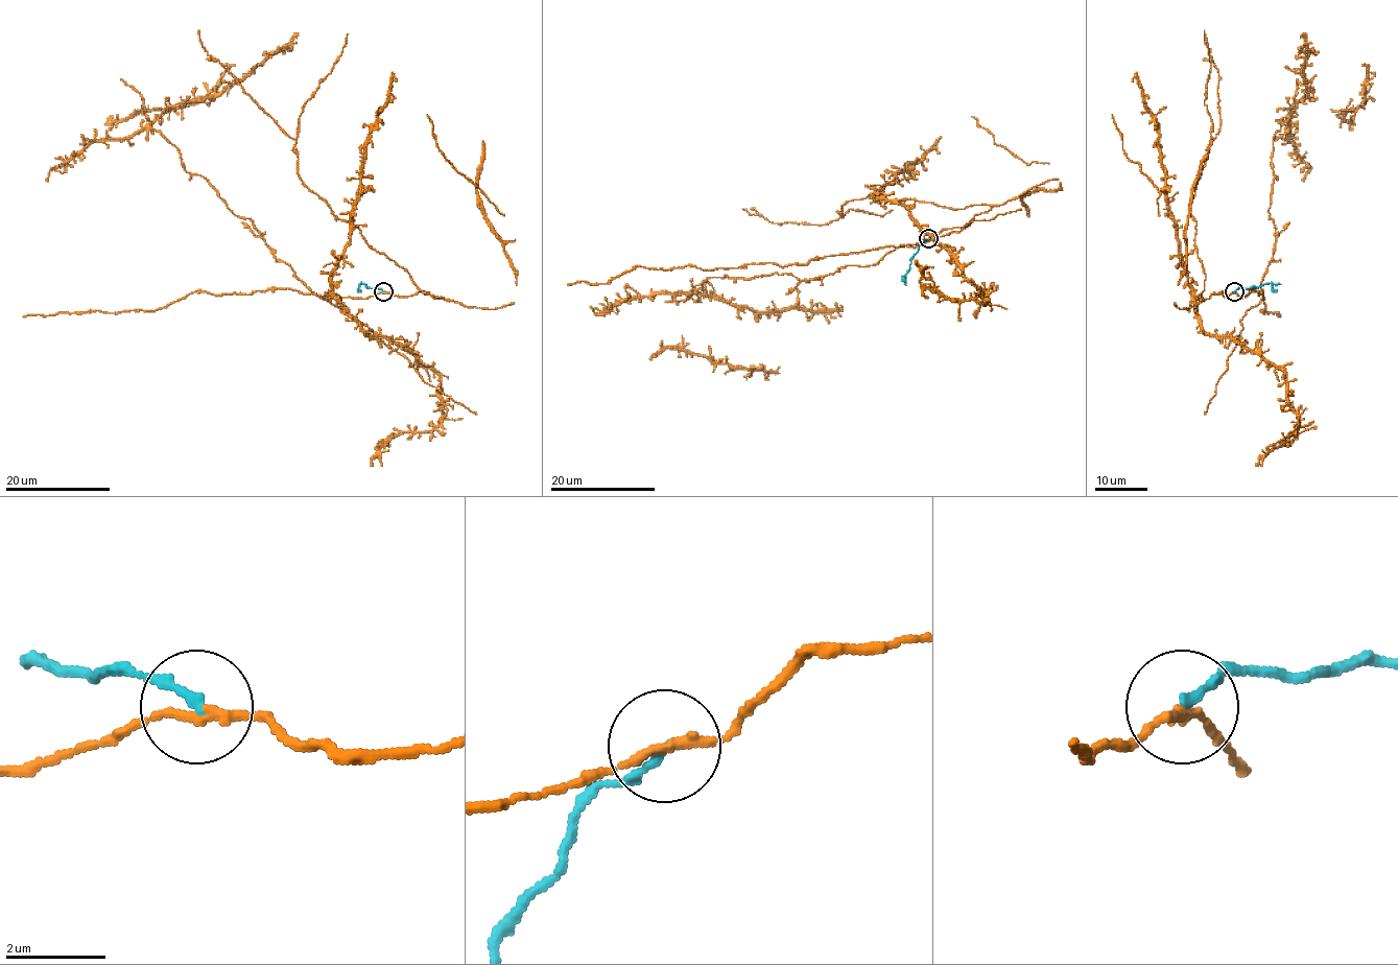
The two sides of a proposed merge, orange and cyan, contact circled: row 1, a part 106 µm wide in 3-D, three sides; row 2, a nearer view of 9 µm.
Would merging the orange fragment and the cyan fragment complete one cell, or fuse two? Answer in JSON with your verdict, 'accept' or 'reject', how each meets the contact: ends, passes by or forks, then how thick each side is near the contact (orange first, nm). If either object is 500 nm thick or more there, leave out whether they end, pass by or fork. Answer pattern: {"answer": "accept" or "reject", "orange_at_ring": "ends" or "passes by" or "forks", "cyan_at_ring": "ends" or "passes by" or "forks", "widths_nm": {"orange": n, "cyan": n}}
{"answer": "reject", "orange_at_ring": "passes by", "cyan_at_ring": "ends", "widths_nm": {"orange": 190, "cyan": 180}}

